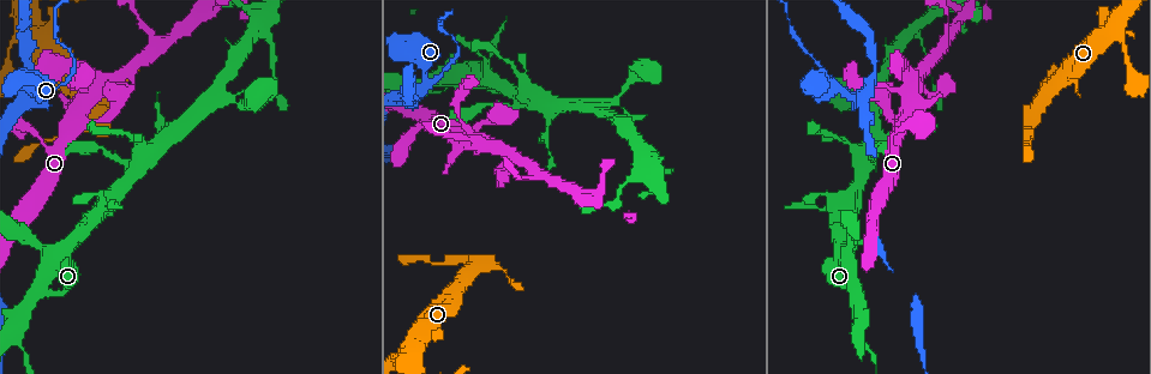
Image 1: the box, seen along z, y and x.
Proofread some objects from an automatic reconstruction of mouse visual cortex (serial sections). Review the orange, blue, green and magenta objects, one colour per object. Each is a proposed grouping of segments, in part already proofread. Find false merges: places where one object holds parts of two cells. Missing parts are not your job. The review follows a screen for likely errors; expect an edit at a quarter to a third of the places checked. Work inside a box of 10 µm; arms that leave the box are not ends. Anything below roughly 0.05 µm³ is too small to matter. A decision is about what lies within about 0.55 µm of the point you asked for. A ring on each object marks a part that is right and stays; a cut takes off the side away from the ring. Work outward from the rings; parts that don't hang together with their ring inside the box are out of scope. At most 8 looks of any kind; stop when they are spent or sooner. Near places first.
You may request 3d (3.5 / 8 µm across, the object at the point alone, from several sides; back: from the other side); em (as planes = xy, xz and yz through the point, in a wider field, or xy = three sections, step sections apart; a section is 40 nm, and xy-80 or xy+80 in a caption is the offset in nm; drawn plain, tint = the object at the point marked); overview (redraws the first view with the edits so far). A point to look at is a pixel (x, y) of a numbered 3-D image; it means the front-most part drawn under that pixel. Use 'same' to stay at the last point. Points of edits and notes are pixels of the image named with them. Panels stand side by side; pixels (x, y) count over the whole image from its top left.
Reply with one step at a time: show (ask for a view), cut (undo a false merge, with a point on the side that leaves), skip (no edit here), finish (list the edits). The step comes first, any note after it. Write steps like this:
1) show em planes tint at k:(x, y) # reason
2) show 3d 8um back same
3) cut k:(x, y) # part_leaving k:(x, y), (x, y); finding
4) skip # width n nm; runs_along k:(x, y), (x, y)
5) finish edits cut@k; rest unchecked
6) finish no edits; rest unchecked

show 3d 3.5um at 1:(474, 270) # abrupt turn

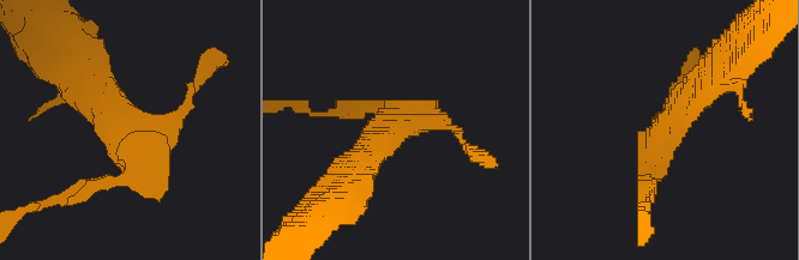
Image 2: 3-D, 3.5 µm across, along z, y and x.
show em xy step 5 plain at 2:(126, 139)

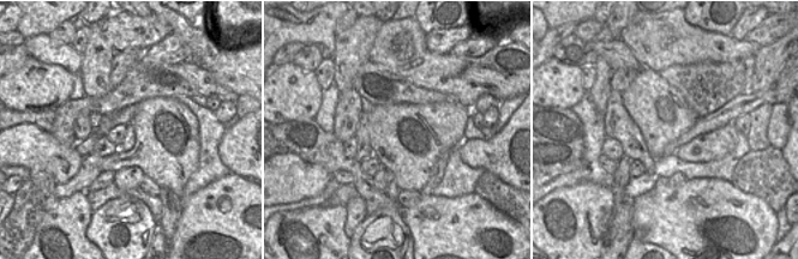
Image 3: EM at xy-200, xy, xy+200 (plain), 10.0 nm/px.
show em xy step 5 tint same # with the object marked

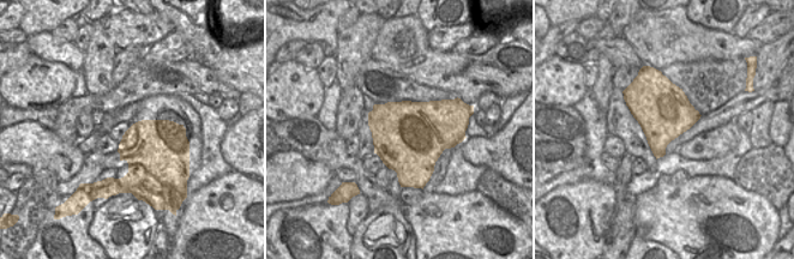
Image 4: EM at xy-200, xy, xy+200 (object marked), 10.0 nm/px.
skip # width 700 nm; runs_along 2:(706, 83), (656, 141), (648, 182); continuous, no second cell

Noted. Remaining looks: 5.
show 3d 3.5um at 1:(412, 340) # thin arm on a thick one

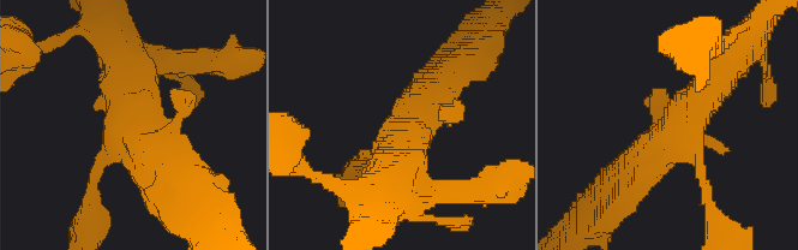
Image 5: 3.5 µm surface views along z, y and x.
show em planes tint at 5:(405, 129)

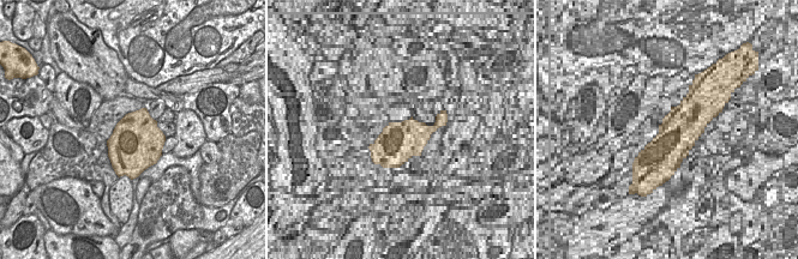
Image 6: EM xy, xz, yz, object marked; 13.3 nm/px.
skip # continuous, no second cell

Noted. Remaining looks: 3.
show 3d 3.5um at 1:(522, 75) # thick turns thin

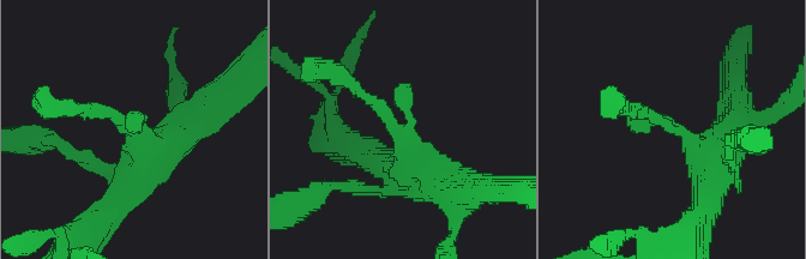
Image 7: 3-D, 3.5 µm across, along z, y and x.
show em planes tint at 7:(674, 133) # now the EM

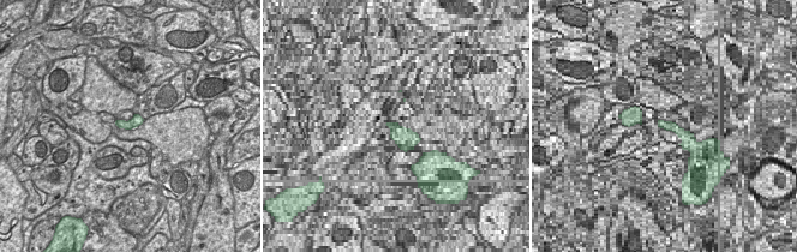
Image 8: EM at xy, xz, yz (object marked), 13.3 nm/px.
skip # runs_along 7:(710, 187), (683, 132), (621, 109); continuous, no second cell

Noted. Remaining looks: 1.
finish no edits; rest unchecked

